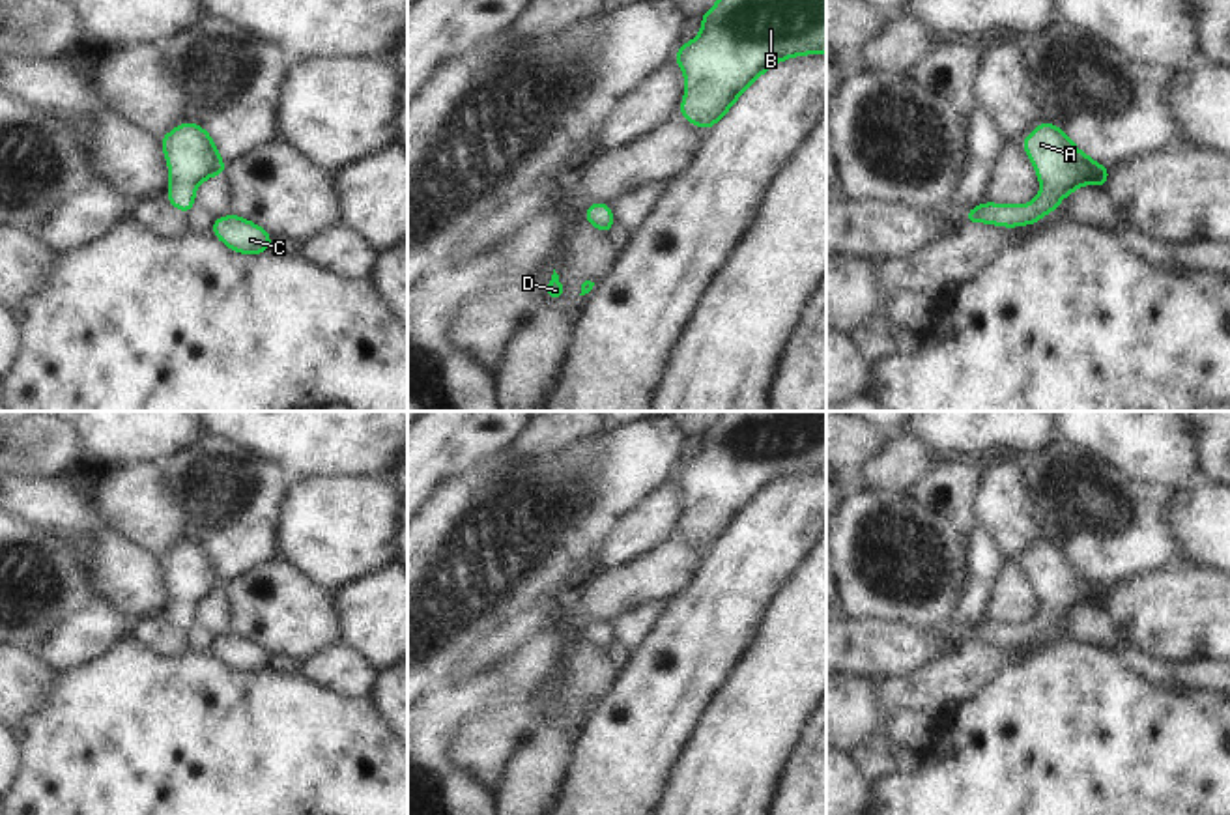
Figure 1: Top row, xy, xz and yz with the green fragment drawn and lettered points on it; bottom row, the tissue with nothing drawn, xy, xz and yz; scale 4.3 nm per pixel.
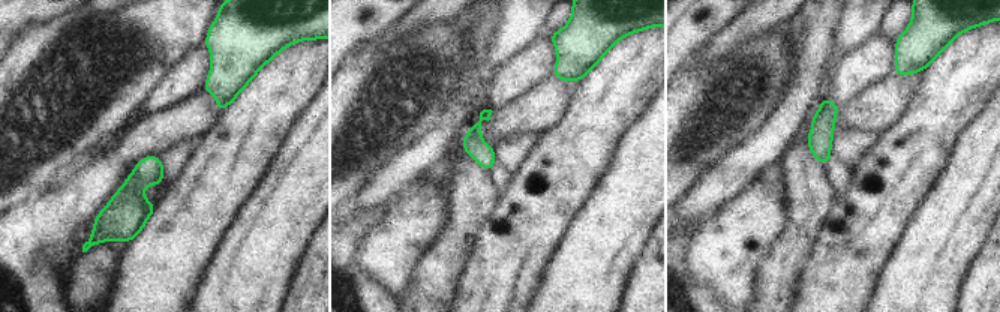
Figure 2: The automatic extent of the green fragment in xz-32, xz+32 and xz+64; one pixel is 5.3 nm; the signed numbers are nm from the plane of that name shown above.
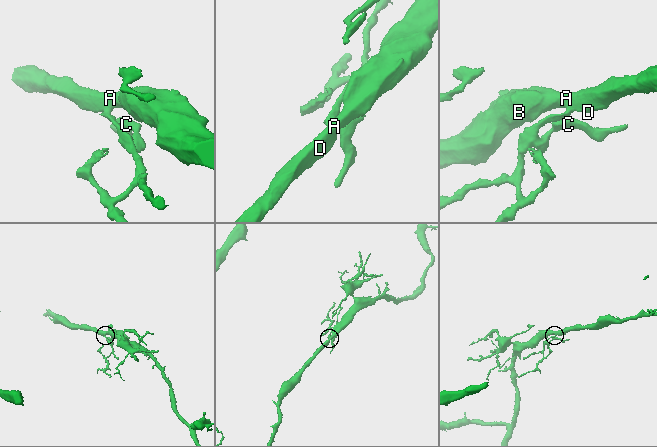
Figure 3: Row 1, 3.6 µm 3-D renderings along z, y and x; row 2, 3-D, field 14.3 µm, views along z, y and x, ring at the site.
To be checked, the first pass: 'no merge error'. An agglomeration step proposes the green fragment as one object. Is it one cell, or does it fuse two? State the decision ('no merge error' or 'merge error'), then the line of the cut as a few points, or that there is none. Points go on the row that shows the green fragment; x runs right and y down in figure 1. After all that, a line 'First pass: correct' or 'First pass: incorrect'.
no merge error; no cut
First pass: correct

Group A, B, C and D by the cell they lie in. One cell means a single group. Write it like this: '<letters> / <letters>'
A B C D

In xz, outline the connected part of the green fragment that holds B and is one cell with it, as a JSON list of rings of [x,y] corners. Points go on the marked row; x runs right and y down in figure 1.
[[[718,0],[701,21],[701,34],[682,43],[675,58],[686,77],[679,116],[701,129],[720,122],[738,95],[776,62],[826,52],[826,0]]]

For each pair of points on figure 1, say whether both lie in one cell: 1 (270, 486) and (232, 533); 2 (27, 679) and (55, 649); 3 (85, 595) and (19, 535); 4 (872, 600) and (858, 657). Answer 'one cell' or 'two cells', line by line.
1: one cell
2: two cells
3: one cell
4: two cells

